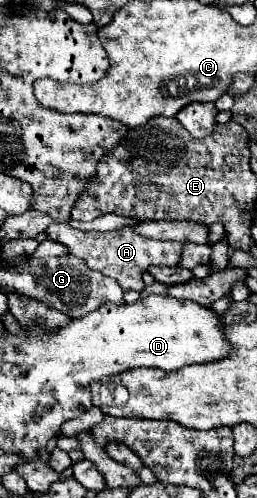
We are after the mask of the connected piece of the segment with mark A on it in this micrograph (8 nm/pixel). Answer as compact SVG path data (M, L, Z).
M51 223L47 227L47 239L63 243L71 255L81 257L91 269L101 271L105 277L113 277L123 291L143 291L141 275L151 265L177 265L181 255L181 243L175 241L161 241L161 239L147 239L139 235L133 227L125 225L119 231L81 231L73 229L69 223Z

